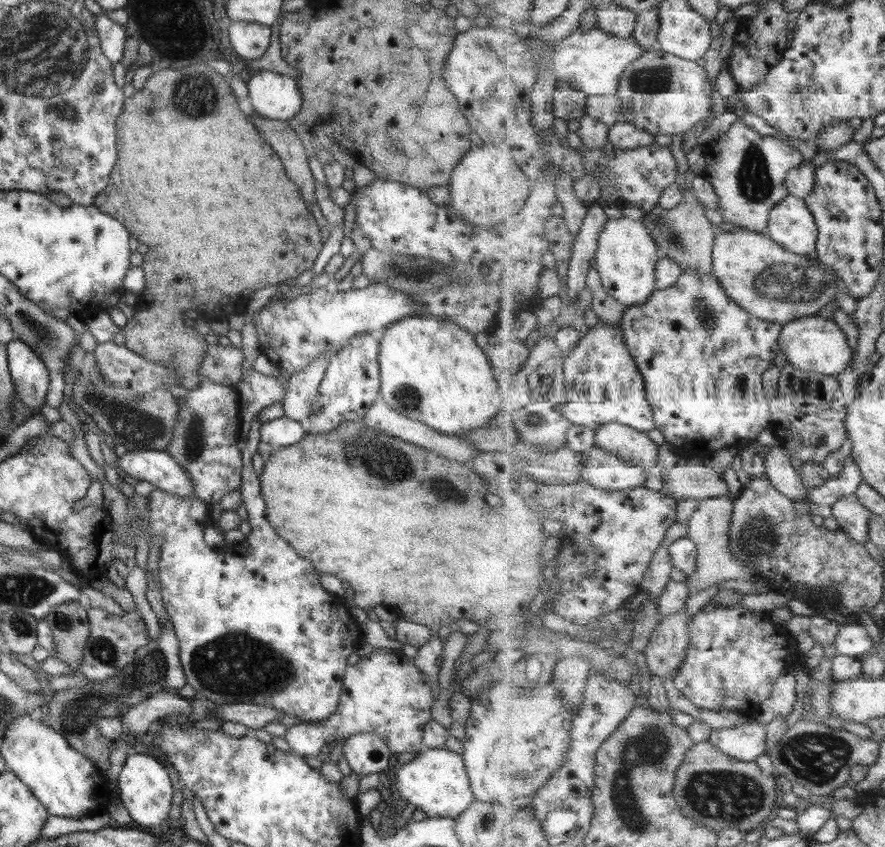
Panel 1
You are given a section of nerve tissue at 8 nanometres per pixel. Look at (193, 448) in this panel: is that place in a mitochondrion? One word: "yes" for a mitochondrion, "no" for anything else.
yes

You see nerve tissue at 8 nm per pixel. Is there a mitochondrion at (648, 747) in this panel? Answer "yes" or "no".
yes

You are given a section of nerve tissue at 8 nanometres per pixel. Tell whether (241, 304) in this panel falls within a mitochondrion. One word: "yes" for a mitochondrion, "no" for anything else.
no

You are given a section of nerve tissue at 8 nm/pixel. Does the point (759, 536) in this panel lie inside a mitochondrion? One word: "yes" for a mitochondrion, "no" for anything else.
yes

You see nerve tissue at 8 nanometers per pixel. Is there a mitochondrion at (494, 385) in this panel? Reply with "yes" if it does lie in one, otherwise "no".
no

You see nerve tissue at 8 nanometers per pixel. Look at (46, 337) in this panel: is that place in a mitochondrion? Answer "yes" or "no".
yes

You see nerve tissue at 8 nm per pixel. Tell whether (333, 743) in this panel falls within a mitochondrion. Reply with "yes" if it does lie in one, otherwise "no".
no

